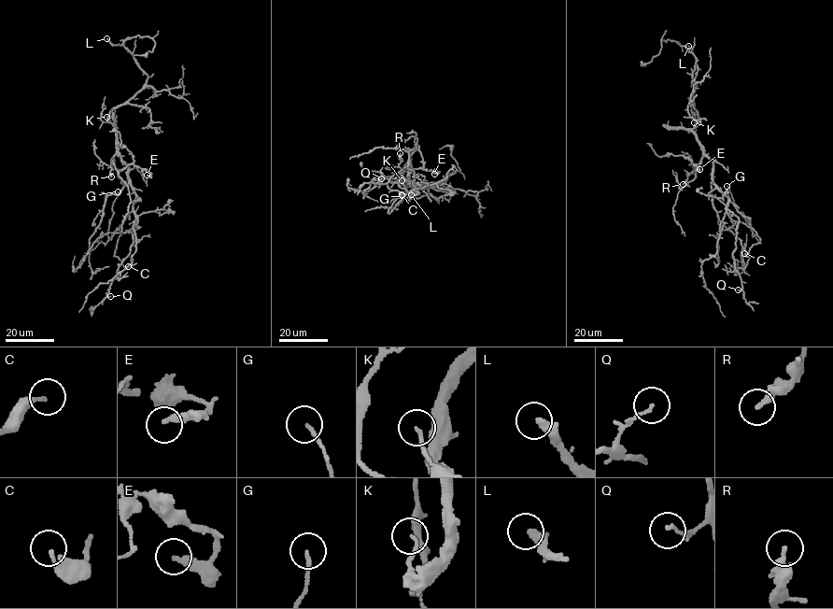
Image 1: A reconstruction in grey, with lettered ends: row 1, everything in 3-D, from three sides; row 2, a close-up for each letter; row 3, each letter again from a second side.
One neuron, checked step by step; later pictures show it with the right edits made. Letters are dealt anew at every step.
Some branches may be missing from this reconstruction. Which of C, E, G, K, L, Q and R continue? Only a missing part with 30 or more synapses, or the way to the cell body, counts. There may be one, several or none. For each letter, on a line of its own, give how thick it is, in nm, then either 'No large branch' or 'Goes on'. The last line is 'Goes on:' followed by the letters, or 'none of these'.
C: Thickness 170 nm. No large branch
E: Thickness 280 nm. No large branch
G: Thickness 140 nm. No large branch
K: Thickness 130 nm. No large branch
L: Thickness 320 nm. No large branch
Q: Thickness 110 nm. No large branch
R: Thickness 240 nm. No large branch
Goes on: none of these

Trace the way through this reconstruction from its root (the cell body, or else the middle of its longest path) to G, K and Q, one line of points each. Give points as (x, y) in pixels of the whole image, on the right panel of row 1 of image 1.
G: (702, 146), (703, 153), (712, 162), (714, 184), (749, 219), (751, 229), (727, 186)
K: (702, 146), (692, 130), (694, 122)
Q: (702, 146), (712, 162), (712, 180), (739, 219), (733, 253), (741, 281), (738, 290)

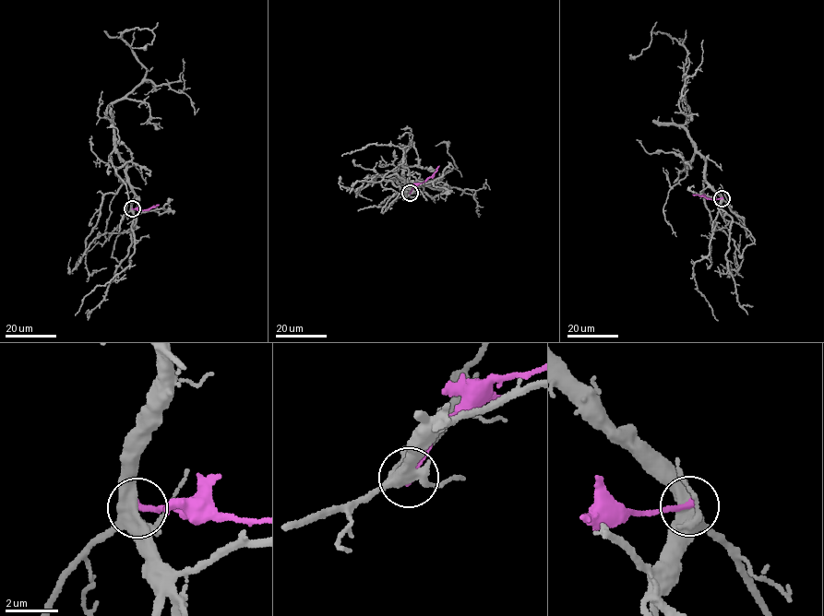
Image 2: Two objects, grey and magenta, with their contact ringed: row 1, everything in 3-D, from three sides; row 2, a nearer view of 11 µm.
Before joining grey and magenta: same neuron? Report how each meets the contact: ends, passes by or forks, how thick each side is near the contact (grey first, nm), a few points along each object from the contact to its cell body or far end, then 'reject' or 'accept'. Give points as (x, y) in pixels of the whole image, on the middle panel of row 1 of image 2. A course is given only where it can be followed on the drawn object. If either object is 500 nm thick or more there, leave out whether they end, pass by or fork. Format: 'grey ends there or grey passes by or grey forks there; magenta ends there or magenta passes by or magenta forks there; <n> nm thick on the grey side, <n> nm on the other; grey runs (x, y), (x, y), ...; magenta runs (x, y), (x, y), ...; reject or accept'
grey forks there; magenta ends there; 480 nm thick on the grey side, 220 nm on the other; grey runs (410, 193), (401, 174), (399, 183), (442, 191), (433, 198), (423, 186), (457, 168), (447, 144), (435, 146); magenta runs (410, 193), (432, 176), (439, 165); reject

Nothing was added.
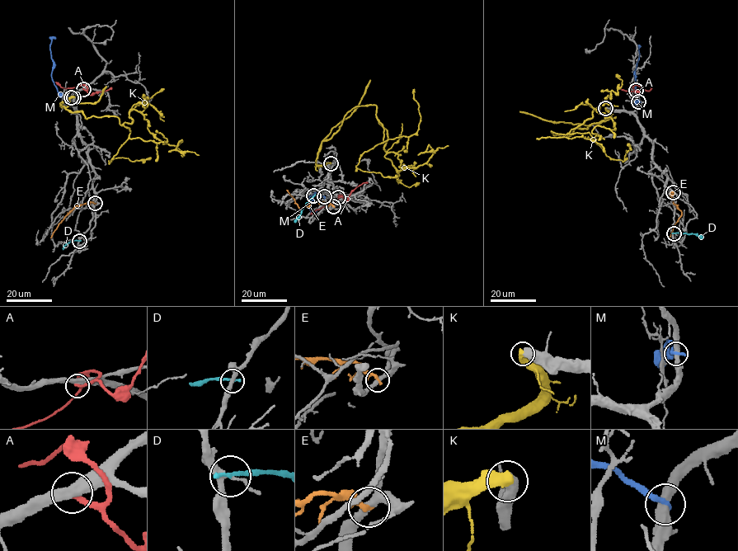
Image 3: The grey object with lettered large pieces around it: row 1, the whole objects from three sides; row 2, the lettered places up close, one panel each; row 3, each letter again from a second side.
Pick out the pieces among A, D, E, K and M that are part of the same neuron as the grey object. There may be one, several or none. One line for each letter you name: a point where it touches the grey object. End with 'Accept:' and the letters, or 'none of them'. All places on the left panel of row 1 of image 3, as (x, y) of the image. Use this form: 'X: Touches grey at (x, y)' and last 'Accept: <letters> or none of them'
K: Touches grey at (73, 97)
Accept: K

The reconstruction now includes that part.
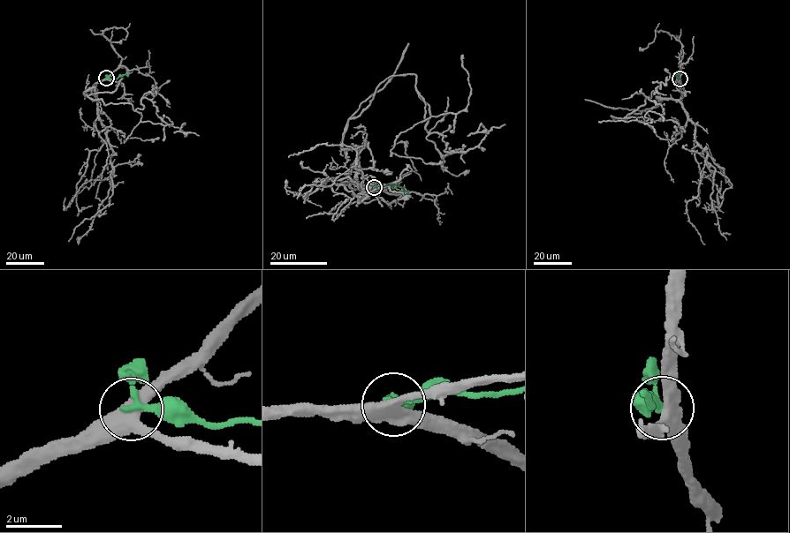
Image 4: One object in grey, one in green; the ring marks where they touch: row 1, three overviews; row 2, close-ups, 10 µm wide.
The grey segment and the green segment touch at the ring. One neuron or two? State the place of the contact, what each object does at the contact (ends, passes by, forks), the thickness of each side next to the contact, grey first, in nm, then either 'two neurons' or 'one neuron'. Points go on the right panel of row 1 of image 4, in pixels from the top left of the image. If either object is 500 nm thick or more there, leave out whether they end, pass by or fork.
place (679, 78); grey forks; green passes by; calibres 440 and 190 nm; two neurons

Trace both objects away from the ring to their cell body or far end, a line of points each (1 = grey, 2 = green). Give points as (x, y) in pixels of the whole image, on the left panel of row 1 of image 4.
1: (106, 78), (92, 87), (95, 95), (94, 87), (83, 93), (134, 110), (147, 98), (163, 121), (199, 135)
2: (106, 78), (117, 78), (125, 74), (128, 76)

